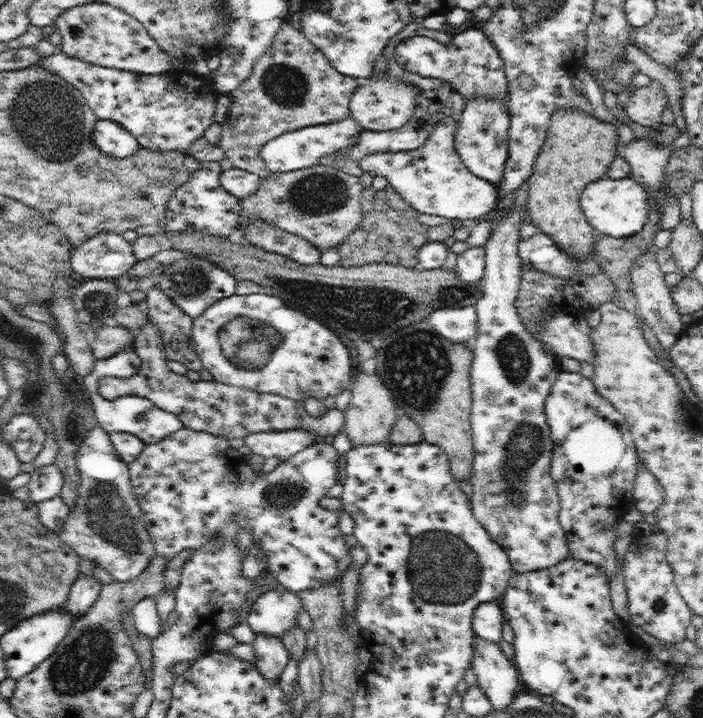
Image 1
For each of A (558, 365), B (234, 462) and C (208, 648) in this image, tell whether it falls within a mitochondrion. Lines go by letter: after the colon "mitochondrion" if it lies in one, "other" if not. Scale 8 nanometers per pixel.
A: other
B: other
C: other

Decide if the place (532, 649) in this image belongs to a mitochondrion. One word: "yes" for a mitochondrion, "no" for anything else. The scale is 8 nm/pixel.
no

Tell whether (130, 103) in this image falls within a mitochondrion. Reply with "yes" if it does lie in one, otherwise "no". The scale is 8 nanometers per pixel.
no

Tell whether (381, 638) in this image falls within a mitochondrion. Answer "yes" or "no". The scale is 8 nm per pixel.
no

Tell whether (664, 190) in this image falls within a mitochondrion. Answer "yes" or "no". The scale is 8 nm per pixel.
no

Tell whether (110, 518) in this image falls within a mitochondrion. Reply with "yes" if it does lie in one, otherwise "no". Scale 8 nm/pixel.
yes

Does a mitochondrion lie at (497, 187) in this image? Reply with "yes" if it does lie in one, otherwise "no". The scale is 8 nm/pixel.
no

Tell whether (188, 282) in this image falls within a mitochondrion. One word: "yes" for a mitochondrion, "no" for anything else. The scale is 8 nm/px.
yes

